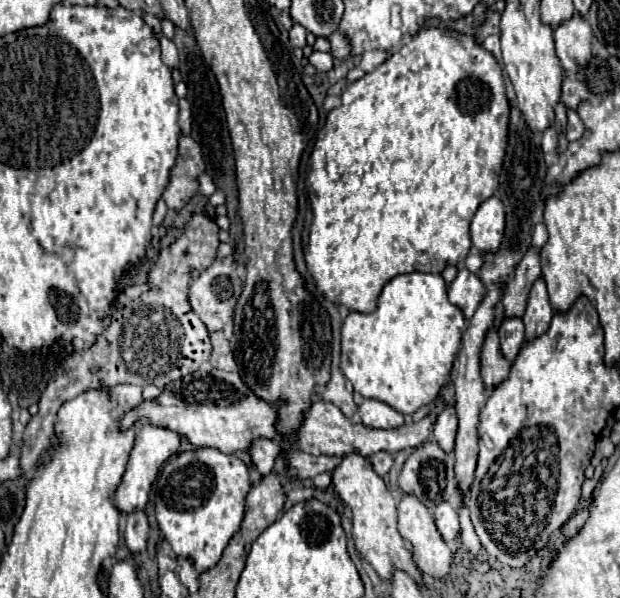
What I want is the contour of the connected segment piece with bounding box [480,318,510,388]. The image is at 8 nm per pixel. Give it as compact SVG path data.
M494 320L494 324L490 326L484 346L482 346L482 354L480 354L480 362L482 362L482 378L486 388L496 388L500 382L506 380L508 370L510 370L510 362L502 356L500 352L500 342L498 342L498 328L500 328L502 320Z

